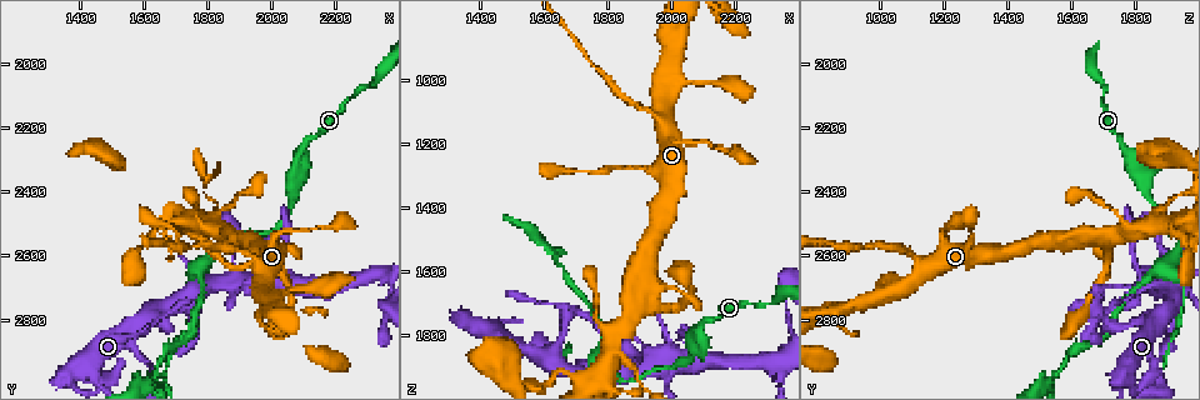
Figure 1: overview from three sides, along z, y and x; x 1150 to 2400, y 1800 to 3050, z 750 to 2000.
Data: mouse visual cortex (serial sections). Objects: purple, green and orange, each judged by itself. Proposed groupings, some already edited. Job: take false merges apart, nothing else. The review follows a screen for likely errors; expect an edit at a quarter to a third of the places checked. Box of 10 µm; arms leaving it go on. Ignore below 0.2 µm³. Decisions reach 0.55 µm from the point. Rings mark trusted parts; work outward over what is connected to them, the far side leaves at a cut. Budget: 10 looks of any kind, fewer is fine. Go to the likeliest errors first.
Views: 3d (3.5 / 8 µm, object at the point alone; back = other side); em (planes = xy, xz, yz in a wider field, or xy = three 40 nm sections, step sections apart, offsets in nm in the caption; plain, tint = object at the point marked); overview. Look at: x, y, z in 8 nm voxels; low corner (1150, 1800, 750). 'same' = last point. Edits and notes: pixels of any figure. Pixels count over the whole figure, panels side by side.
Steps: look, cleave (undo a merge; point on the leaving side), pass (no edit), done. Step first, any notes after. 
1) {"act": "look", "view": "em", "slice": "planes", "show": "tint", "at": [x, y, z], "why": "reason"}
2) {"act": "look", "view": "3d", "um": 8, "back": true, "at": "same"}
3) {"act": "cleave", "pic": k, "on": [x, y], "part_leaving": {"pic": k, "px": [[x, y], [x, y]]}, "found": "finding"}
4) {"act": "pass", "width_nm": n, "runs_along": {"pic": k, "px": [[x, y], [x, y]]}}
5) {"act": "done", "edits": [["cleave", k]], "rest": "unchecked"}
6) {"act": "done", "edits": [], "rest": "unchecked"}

{"act": "look", "view": "3d", "um": 3.5, "at": [1950, 2620, 1120], "why": "three-way junction"}

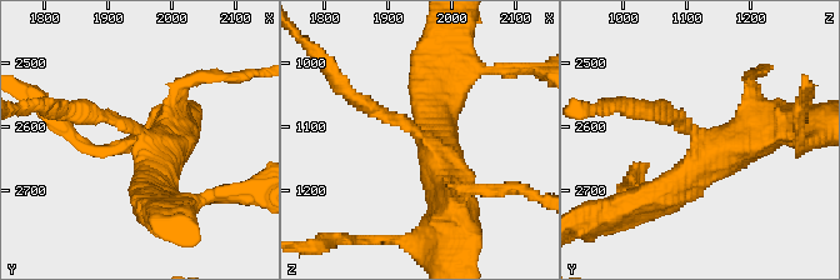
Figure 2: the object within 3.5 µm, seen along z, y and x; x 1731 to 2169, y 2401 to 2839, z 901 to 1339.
{"act": "look", "view": "em", "slice": "xy", "step": 5, "show": "tint", "at": [1960, 2615, 1120], "arms": 3, "arm_widths_nm": [200, 400, 500]}

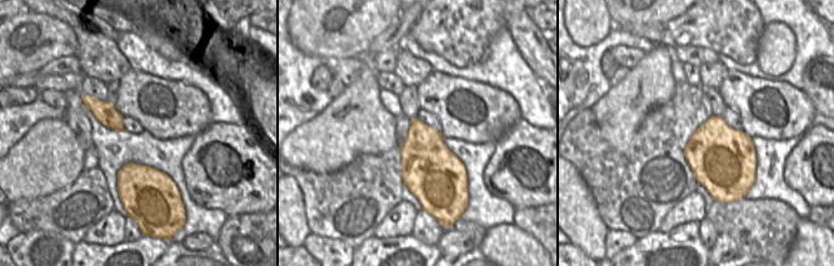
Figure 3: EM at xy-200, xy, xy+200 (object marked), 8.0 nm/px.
{"act": "pass", "runs_along": {"pic": 2, "px": [[451, 215], [435, 150], [359, 100]]}, "found": "one cell here"}

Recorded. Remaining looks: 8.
{"act": "look", "view": "3d", "um": 3.5, "at": [1780, 2630, 1890], "why": "a fork"}

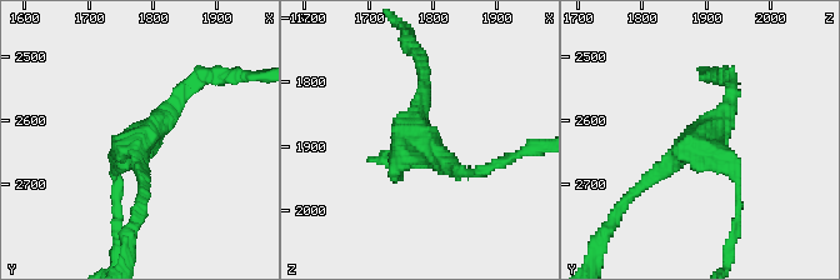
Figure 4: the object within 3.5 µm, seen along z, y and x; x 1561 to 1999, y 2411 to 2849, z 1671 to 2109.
{"act": "look", "view": "em", "slice": "xy", "step": 1, "show": "tint", "at": [1775, 2635, 1885], "arms": 3, "arm_widths_nm": [150, 200, 200], "why": "now the EM"}

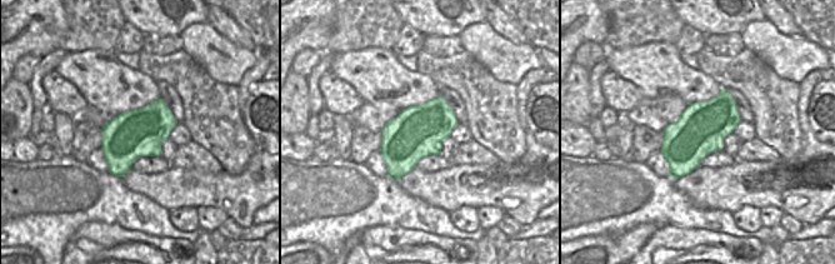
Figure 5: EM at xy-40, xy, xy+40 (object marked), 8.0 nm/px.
{"act": "pass", "width_nm": 420, "runs_along": {"pic": 4, "px": [[733, 83], [718, 121], [634, 194]]}, "found": "continuous, no second cell"}

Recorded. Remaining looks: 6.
{"act": "look", "view": "3d", "um": 3.5, "back": true, "at": [1630, 2980, 1550]}

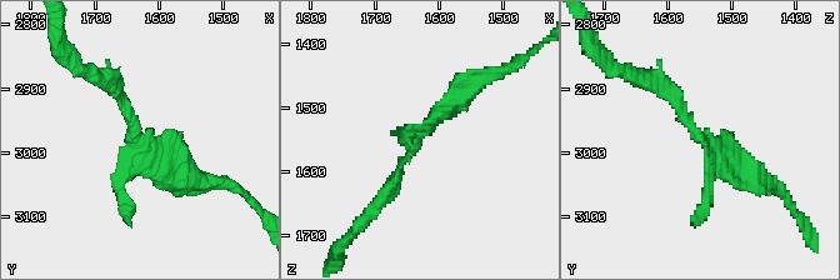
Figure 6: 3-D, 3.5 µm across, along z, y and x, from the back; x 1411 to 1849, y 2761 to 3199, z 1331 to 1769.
{"act": "look", "view": "em", "slice": "xy", "step": 2, "show": "tint", "at": [1640, 2975, 1555]}

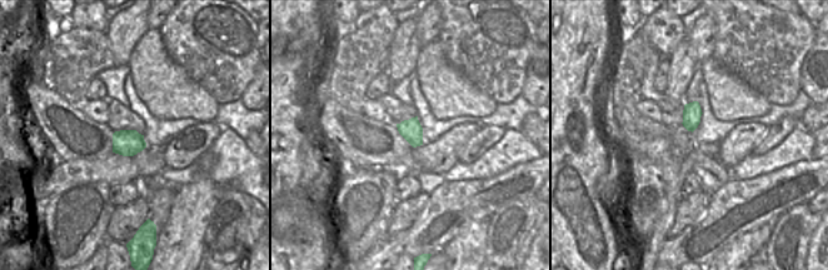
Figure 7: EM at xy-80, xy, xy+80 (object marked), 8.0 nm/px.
{"act": "look", "view": "em", "slice": "xy", "step": 3, "show": "tint", "at": "same", "why": "another direction"}

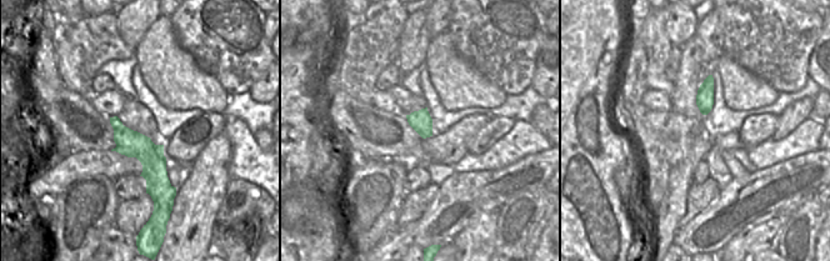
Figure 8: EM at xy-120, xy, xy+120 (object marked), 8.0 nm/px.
{"act": "pass", "width_nm": 170, "runs_along": {"pic": 8, "px": [[113, 120], [168, 187]]}, "found": "one cell here"}

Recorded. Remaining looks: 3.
{"act": "look", "view": "3d", "um": 3.5, "at": [1630, 2950, 1870], "why": "a narrow waist"}

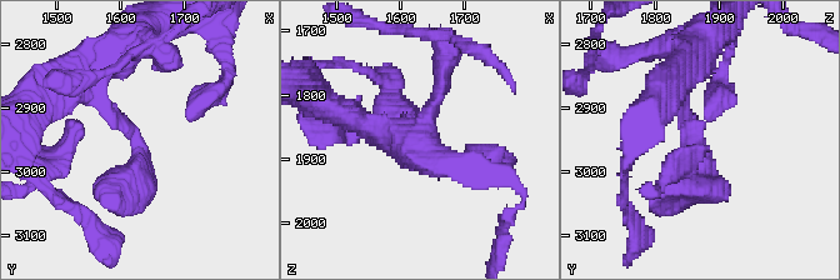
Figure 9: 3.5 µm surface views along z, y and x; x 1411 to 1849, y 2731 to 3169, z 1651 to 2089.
{"act": "look", "view": "em", "slice": "xy", "step": 1, "show": "tint", "at": [1620, 2945, 1870], "arms": 3, "arm_widths_nm": [200, 400, 400]}

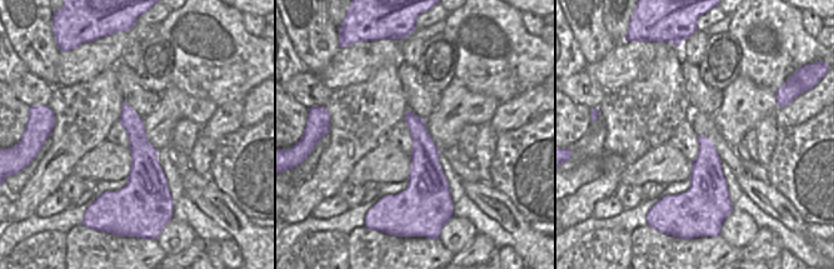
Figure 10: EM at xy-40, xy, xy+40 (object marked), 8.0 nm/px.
{"act": "pass", "runs_along": {"pic": 9, "px": [[76, 78], [141, 146], [115, 196]]}, "found": "continuous, no second cell"}

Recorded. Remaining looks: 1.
{"act": "done", "edits": [], "rest": "unchecked"}

